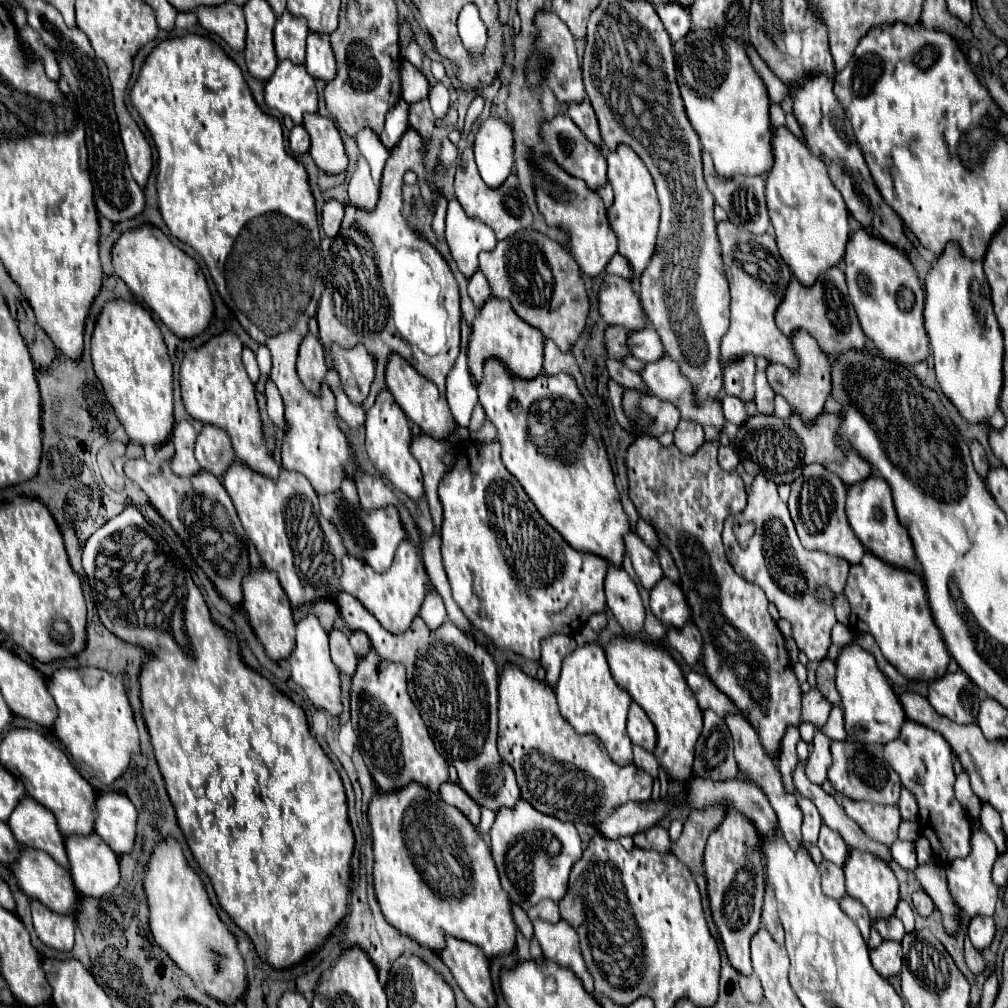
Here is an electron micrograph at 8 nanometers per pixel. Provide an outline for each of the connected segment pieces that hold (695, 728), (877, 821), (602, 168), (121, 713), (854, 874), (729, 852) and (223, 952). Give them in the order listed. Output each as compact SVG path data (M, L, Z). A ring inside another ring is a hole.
M615 638L605 648L605 654L613 678L645 710L645 714L657 728L657 752L653 752L653 756L665 768L669 778L681 784L689 784L693 776L695 742L701 734L703 718L693 692L689 692L679 664L663 648L639 640L627 642L623 638Z
M843 798L845 814L865 830L865 834L885 846L897 840L897 828L901 824L897 806L881 806L867 800Z
M557 114L553 120L543 124L543 140L547 144L547 148L553 154L553 160L571 176L581 178L589 190L599 190L607 184L607 162L605 156L601 154L599 148L593 148L593 144L589 144L589 140L585 140L585 136L579 132L579 128L575 128L573 120L569 116Z
M61 668L47 682L47 688L59 708L57 738L75 762L85 764L103 784L113 784L129 768L131 756L139 754L139 734L123 682L99 668Z
M851 850L849 860L845 864L845 878L847 878L847 894L861 900L873 920L893 916L895 906L899 902L899 884L897 884L893 870L881 858L869 852Z
M729 804L721 826L709 836L705 848L705 874L707 874L707 892L709 892L713 920L723 938L729 962L743 974L753 972L749 956L749 940L759 928L761 908L763 908L765 860L759 854L759 846L761 846L761 836L757 828L751 824L749 818L745 818Z
M173 838L159 842L145 872L145 892L149 898L149 924L157 944L173 962L217 1002L233 1006L247 992L245 964L237 940L219 920L199 876L189 868L179 842Z

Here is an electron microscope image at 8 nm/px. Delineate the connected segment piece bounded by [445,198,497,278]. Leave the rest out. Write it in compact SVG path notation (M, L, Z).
M457 198L449 200L445 236L451 256L465 278L479 270L479 252L493 250L497 244L493 230L485 222L467 216Z

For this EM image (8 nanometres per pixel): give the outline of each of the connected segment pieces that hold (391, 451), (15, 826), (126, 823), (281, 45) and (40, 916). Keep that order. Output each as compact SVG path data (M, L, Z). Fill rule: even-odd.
M383 390L375 404L371 406L371 410L367 412L367 420L365 420L365 430L367 430L367 454L375 466L375 470L385 476L397 490L401 490L403 494L407 494L411 500L417 500L423 496L423 478L421 478L421 468L417 464L417 460L413 458L409 446L411 446L411 430L409 430L409 422L407 416L403 414L403 410L399 408L399 404L395 402L393 394L389 390Z
M25 796L13 810L7 824L19 844L35 850L45 850L57 864L69 870L65 838L57 828L53 812L49 812L47 808L41 808L41 804Z
M107 792L97 798L95 832L113 848L117 856L129 854L135 844L137 810L121 792Z
M285 12L281 18L277 18L275 30L273 30L277 58L291 60L293 64L303 64L307 36L309 36L309 28L307 28L305 20Z
M41 902L31 904L31 914L35 932L45 946L55 948L59 952L69 952L73 948L75 920L71 916L57 914L47 906L43 906Z

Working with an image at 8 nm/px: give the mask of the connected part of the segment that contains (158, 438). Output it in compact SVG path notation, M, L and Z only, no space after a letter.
M111 300L99 314L91 356L95 374L131 440L159 446L173 430L173 366L159 326L149 312L133 302Z

